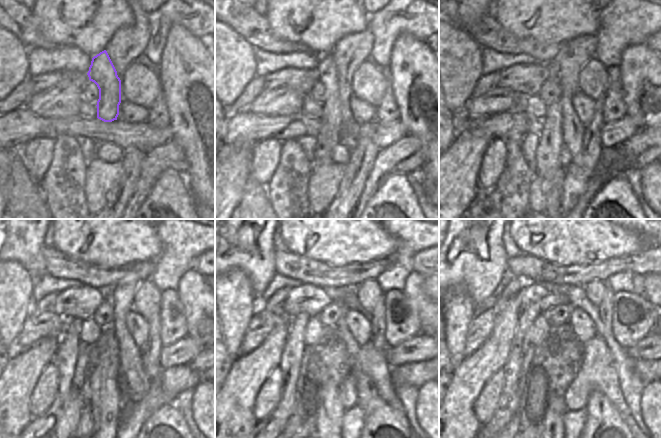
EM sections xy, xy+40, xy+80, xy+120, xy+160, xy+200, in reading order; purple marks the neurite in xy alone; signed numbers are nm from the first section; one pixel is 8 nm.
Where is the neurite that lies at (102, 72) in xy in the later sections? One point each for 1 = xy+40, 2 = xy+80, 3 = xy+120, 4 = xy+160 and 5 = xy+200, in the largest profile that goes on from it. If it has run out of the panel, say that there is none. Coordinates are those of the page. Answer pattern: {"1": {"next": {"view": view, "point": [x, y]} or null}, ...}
{"1": {"next": {"view": "xy+40", "point": [329, 136]}}, "2": {"next": {"view": "xy+80", "point": [551, 142]}}, "3": {"next": {"view": "xy+120", "point": [107, 401]}}, "4": {"next": {"view": "xy+160", "point": [330, 417]}}, "5": {"next": {"view": "xy+200", "point": [555, 422]}}}

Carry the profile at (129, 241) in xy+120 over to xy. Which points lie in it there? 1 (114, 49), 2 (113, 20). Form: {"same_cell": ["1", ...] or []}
{"same_cell": ["2"]}

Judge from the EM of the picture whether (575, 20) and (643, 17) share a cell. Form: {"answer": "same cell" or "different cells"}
{"answer": "different cells"}

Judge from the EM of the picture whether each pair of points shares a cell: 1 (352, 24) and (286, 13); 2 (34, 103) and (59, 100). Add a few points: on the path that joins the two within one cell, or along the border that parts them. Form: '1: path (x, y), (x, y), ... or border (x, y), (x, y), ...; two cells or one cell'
1: path (336, 14), (319, 10), (302, 10); one cell
2: path (40, 103), (53, 103); one cell

